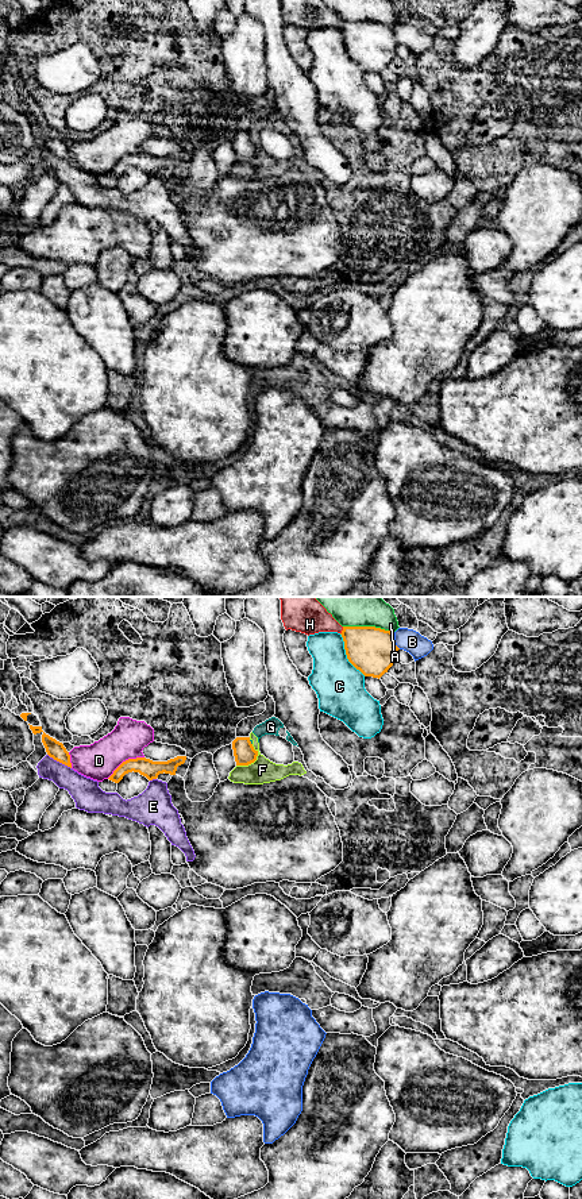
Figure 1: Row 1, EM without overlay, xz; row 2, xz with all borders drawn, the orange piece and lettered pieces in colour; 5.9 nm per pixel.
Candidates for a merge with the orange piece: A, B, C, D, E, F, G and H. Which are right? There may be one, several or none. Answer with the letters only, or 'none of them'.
none of them

